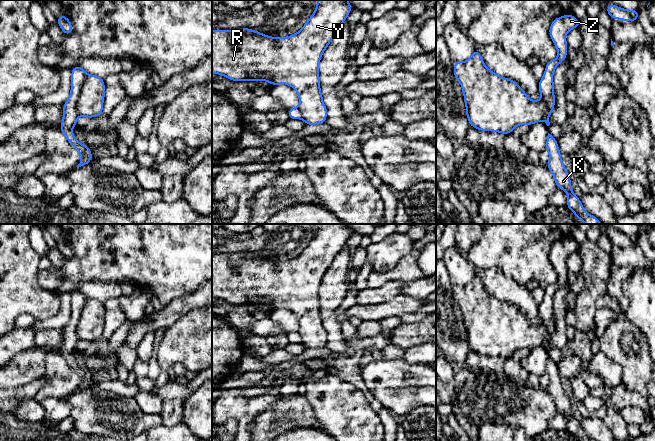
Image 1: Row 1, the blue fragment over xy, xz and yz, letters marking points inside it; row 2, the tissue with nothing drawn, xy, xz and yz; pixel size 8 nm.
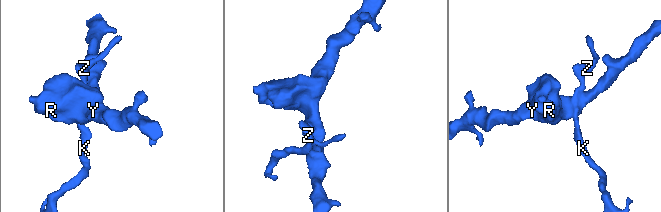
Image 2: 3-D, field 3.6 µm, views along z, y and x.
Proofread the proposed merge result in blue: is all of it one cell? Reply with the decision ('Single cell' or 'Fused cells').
Fused cells

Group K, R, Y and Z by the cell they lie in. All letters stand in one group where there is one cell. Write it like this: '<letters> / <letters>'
K Z / R Y

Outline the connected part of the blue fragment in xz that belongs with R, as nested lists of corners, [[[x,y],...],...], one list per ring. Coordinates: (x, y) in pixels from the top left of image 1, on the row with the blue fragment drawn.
[[[317,0],[314,13],[304,26],[288,37],[270,37],[250,28],[212,30],[212,73],[234,81],[266,81],[273,86],[290,85],[299,96],[302,120],[306,125],[326,123],[319,79],[322,54],[337,30],[353,10],[348,0]]]

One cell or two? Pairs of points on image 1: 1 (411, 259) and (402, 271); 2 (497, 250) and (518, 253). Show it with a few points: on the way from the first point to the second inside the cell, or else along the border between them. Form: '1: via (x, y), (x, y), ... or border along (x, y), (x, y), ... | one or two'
1: via (410, 262), (405, 268) | one
2: via (502, 250), (507, 254), (513, 253) | one

